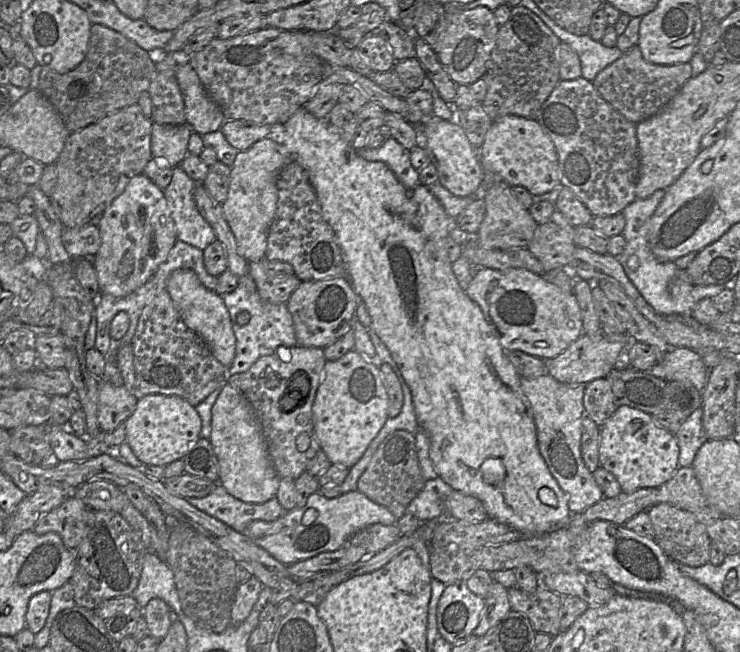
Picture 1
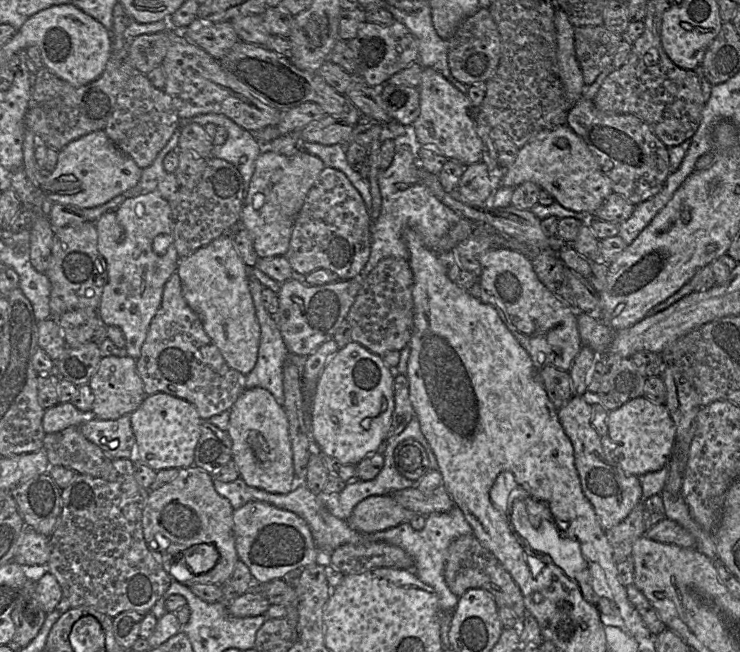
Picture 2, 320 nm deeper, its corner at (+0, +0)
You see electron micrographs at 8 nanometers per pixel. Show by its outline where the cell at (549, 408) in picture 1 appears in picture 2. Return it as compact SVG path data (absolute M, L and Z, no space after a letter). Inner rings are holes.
M587 390L584 396L573 396L565 406L558 410L558 417L573 447L575 468L582 491L591 503L599 524L606 531L618 525L638 503L643 502L643 495L638 476L626 474L615 463L606 459L601 437L591 422L590 394L594 393Z

